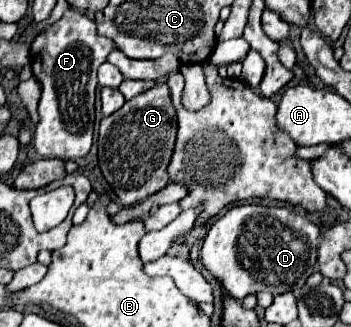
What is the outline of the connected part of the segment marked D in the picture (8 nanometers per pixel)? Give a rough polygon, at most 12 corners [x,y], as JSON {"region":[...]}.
{"region":[[235,205],[203,241],[237,301],[305,285],[319,227],[293,209]]}

